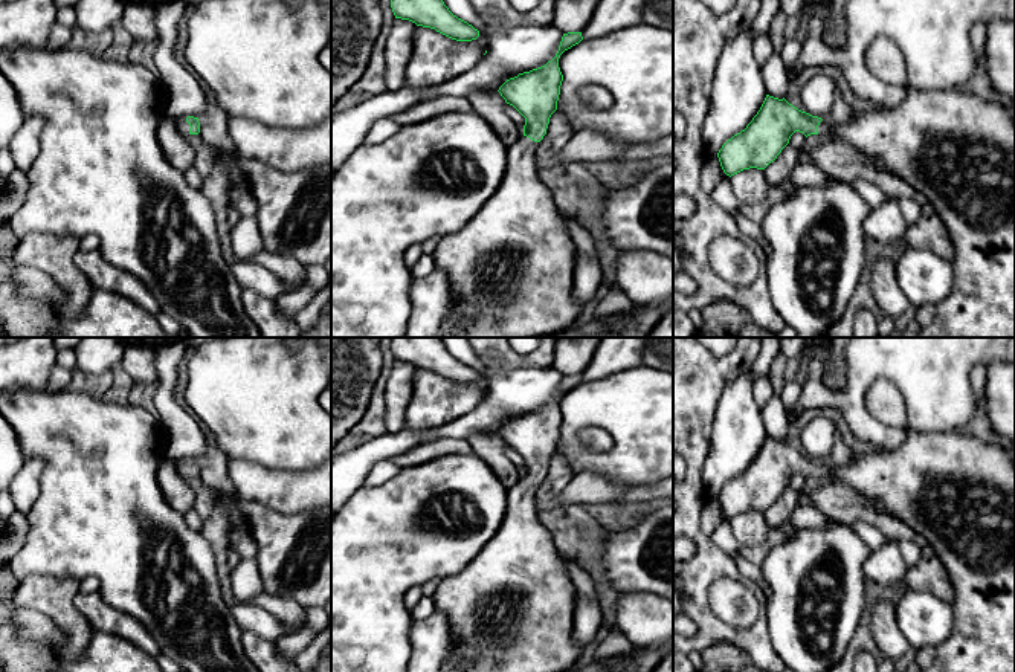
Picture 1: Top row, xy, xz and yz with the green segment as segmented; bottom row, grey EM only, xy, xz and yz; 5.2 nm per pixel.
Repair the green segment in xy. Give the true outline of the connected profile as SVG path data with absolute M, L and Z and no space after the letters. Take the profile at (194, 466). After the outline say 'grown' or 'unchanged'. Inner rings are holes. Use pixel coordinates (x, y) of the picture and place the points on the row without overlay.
M194 458L177 461L176 467L177 467L177 472L185 478L200 475L198 460L194 460Z | grown

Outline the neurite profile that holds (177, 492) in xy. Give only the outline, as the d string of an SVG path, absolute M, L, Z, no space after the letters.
M165 458L160 463L157 481L169 507L180 513L194 509L195 493L186 478L177 472L174 461Z

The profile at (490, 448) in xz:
M476 432L467 438L467 443L470 444L472 452L493 470L508 490L524 478L520 469L507 458L507 444L499 434Z

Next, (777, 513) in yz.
M788 486L777 501L763 512L771 528L777 528L788 522L792 512L797 509L801 495L803 492L797 492Z

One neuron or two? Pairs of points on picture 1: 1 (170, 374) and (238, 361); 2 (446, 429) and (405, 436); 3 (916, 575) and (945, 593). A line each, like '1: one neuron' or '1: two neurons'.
1: two neurons
2: one neuron
3: one neuron

